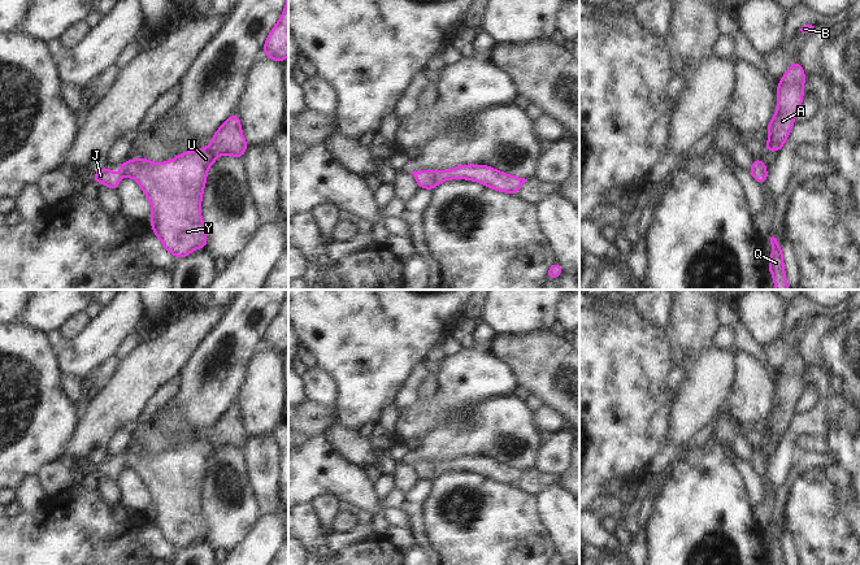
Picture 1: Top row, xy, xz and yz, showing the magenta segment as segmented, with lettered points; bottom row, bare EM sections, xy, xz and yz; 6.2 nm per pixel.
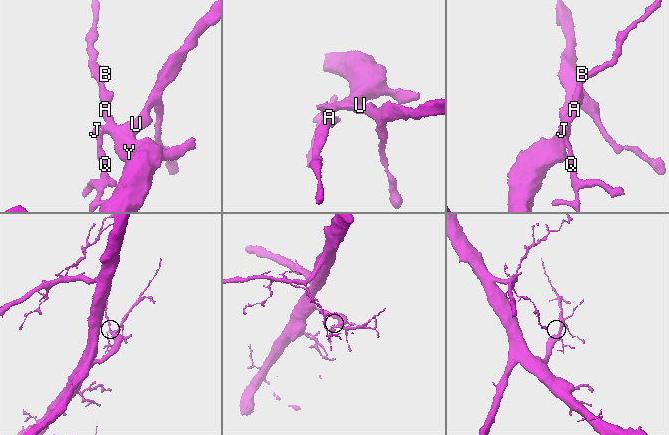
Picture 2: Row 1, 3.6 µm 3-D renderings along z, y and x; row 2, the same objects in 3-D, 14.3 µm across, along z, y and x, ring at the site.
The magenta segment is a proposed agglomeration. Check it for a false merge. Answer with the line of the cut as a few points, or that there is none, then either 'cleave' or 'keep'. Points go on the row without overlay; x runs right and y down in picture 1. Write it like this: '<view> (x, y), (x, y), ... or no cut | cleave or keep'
xy (125, 455), (125, 464), (122, 466) | cleave

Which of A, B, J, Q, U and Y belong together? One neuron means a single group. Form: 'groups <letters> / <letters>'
groups A B U Y / J Q

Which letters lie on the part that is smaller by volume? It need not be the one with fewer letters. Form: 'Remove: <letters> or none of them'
Remove: J, Q

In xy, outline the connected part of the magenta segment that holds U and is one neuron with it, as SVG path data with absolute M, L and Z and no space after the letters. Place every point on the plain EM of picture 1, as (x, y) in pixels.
M235 403L217 420L207 439L160 455L143 448L125 453L123 468L138 473L152 497L149 513L155 527L177 549L188 548L195 539L205 540L208 521L201 509L201 490L208 460L221 446L242 449L247 439Z

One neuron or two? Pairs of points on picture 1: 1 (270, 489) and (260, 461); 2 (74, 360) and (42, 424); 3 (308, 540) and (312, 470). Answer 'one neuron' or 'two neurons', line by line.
1: one neuron
2: two neurons
3: two neurons

